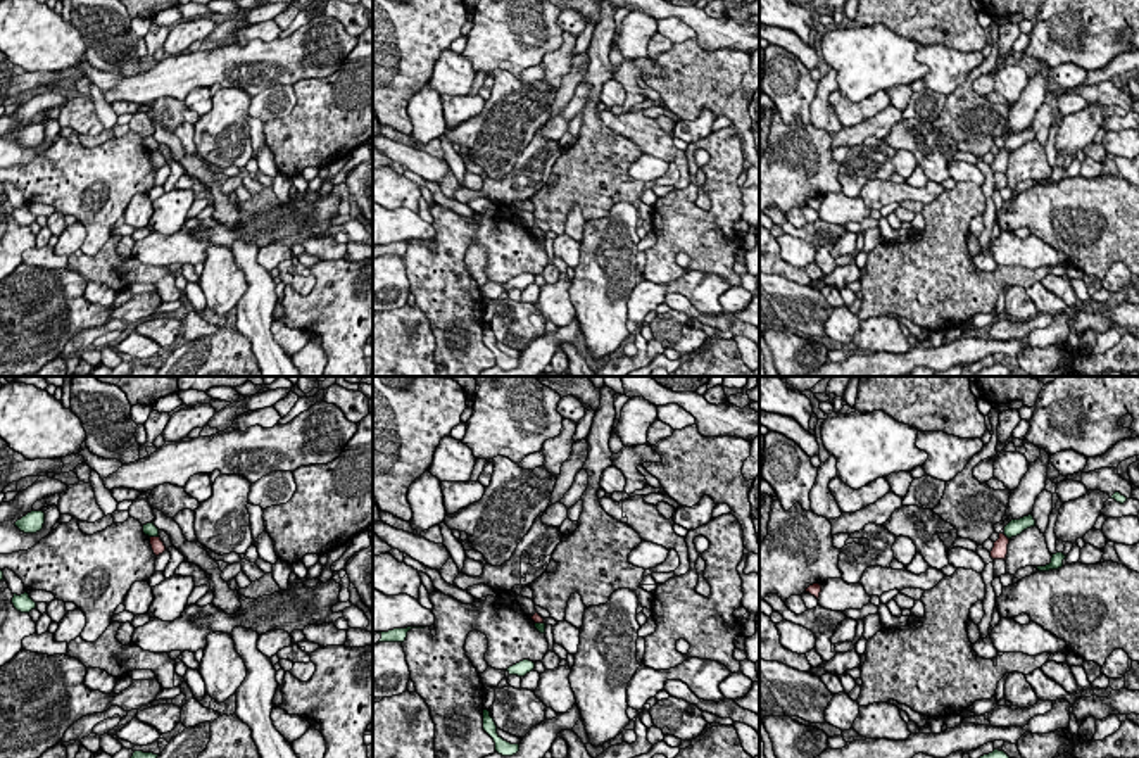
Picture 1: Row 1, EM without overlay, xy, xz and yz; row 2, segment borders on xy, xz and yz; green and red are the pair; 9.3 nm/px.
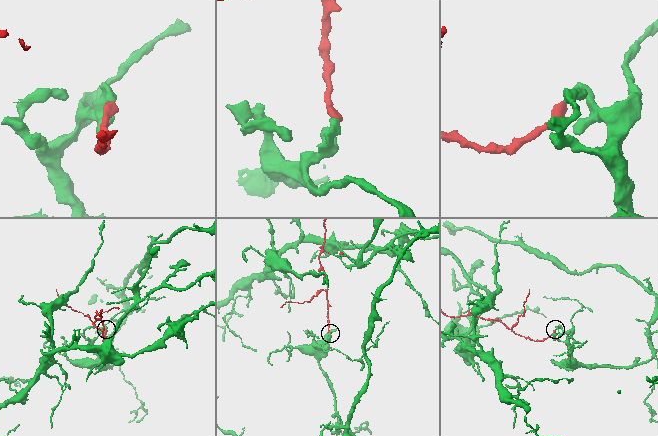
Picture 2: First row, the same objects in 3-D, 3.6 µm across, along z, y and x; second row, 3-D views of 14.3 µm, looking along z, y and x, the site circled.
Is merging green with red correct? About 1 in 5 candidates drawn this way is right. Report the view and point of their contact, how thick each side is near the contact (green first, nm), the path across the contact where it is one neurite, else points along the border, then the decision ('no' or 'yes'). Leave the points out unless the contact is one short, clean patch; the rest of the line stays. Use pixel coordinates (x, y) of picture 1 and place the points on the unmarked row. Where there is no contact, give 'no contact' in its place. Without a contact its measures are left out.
contact xy (154, 149); calibres 120 and 130 nm; border xy (151, 149), (157, 151); no

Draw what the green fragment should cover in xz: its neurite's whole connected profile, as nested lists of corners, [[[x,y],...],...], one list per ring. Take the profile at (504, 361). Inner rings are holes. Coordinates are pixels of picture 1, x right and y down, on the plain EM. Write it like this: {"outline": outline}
{"outline": [[[483,323],[483,344],[494,352],[495,364],[502,370],[513,370],[519,364],[519,357],[511,357],[497,347],[497,338],[488,323]]]}

